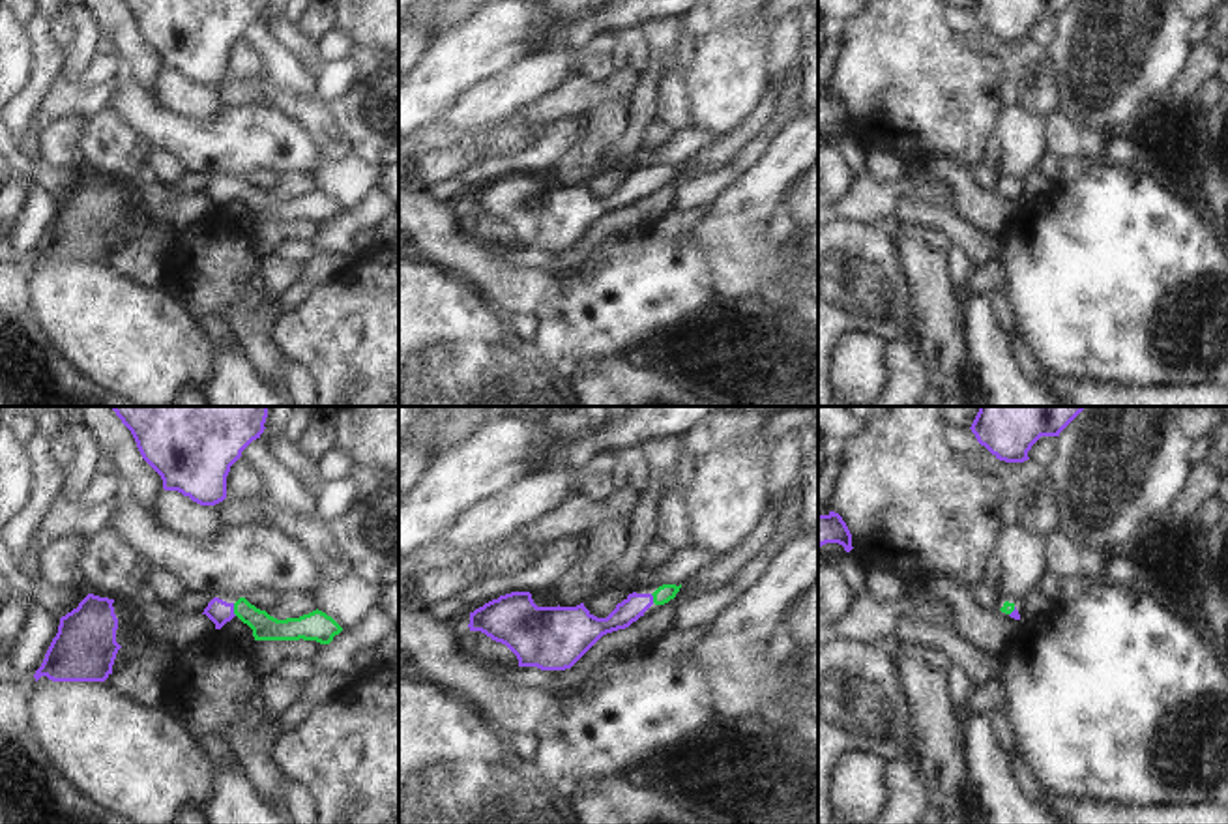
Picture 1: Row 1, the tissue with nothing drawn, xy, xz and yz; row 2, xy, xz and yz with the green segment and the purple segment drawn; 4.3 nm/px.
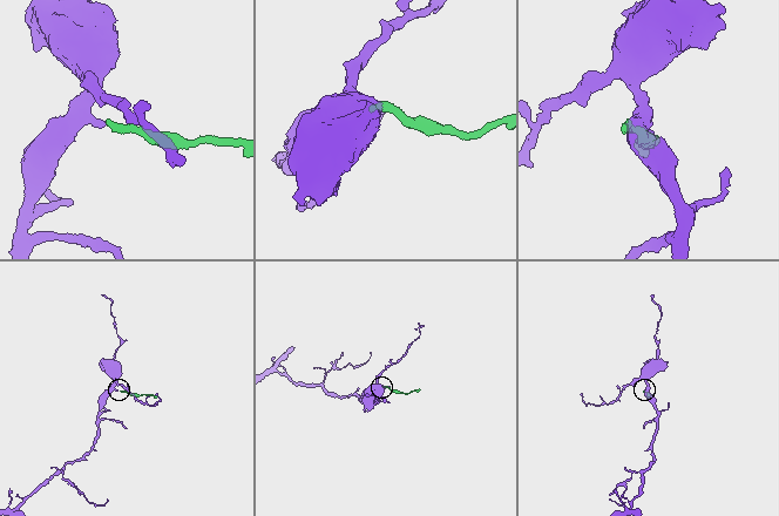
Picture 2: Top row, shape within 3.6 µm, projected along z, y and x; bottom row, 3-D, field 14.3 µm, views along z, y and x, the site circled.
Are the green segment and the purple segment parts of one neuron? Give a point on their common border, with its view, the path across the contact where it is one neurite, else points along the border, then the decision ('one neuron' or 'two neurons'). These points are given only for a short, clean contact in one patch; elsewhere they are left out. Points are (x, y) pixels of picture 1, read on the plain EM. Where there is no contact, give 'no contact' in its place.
contact xy (234, 190); way xy (264, 208), (234, 190), (218, 191); one neuron

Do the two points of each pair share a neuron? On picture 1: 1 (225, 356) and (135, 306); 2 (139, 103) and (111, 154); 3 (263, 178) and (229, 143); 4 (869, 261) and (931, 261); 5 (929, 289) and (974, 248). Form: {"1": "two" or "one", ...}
{"1": "two", "2": "two", "3": "two", "4": "two", "5": "two"}

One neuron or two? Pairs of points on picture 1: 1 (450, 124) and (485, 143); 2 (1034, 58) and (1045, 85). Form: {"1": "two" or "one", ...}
{"1": "two", "2": "one"}

